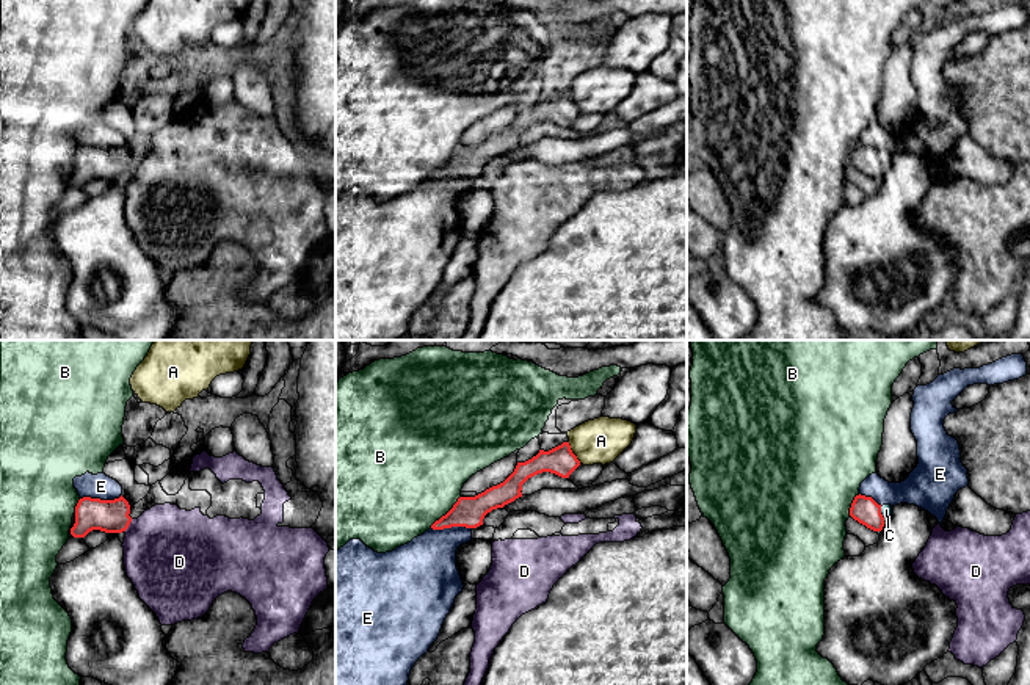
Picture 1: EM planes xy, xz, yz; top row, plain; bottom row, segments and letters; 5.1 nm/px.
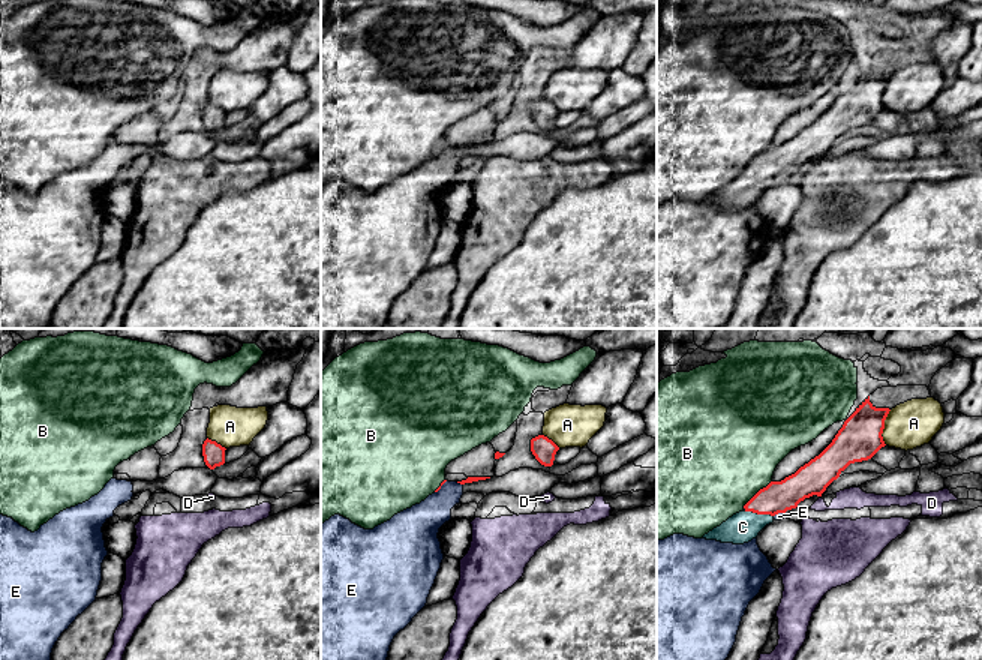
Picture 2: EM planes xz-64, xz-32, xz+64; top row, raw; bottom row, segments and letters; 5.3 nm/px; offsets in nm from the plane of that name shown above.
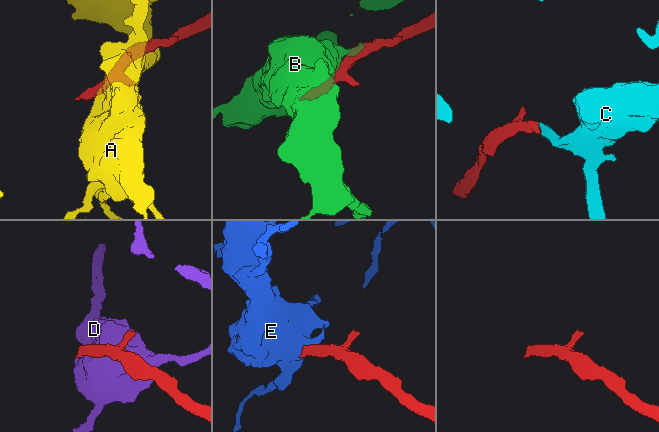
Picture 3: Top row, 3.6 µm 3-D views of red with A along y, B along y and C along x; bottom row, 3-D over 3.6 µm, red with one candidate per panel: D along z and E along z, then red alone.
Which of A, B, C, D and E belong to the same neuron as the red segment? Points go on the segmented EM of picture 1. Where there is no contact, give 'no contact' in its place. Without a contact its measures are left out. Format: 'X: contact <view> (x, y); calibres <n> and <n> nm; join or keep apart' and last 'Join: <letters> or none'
A: contact xz (573, 453); calibres 150 and 240 nm; keep apart
B: contact xz (447, 513); calibres 160 and 500 nm; keep apart
C: contact yz (881, 514); calibres 140 and 60 nm; join
D: contact xy (129, 524); calibres 180 and 460 nm; keep apart
E: contact xy (99, 499); calibres 180 and 130 nm; keep apart
Join: C

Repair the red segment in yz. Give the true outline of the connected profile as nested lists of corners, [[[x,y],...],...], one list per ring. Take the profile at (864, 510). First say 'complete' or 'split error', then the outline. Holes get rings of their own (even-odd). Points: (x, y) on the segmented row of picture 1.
split error; [[[861,494],[854,497],[850,508],[850,516],[873,531],[881,531],[884,522],[889,520],[890,514],[890,505],[881,506],[872,497]]]

